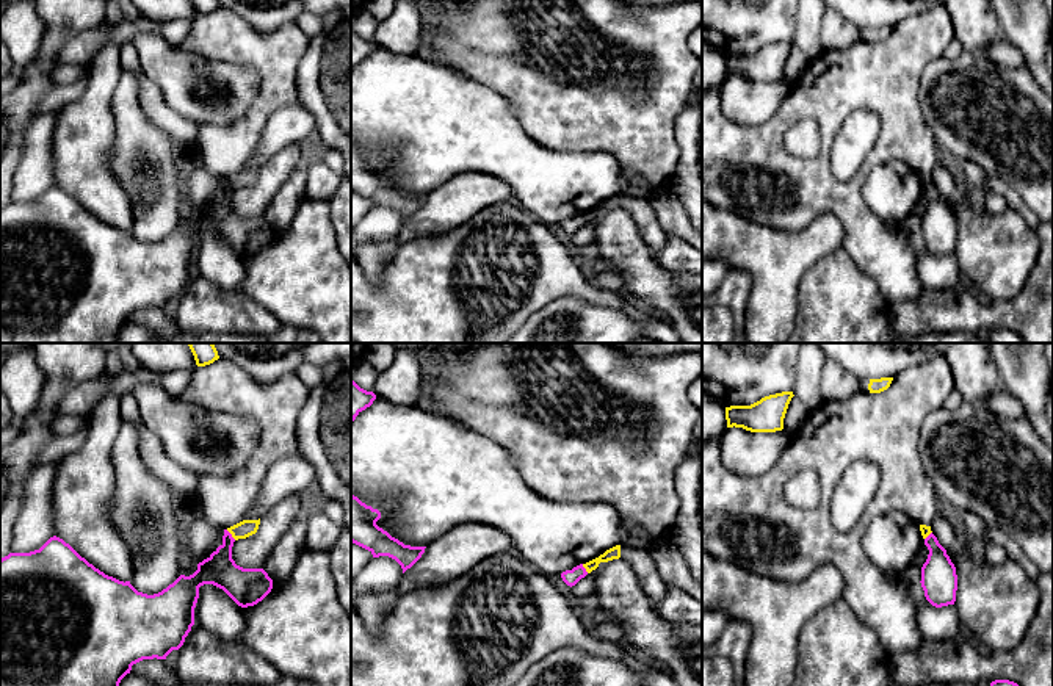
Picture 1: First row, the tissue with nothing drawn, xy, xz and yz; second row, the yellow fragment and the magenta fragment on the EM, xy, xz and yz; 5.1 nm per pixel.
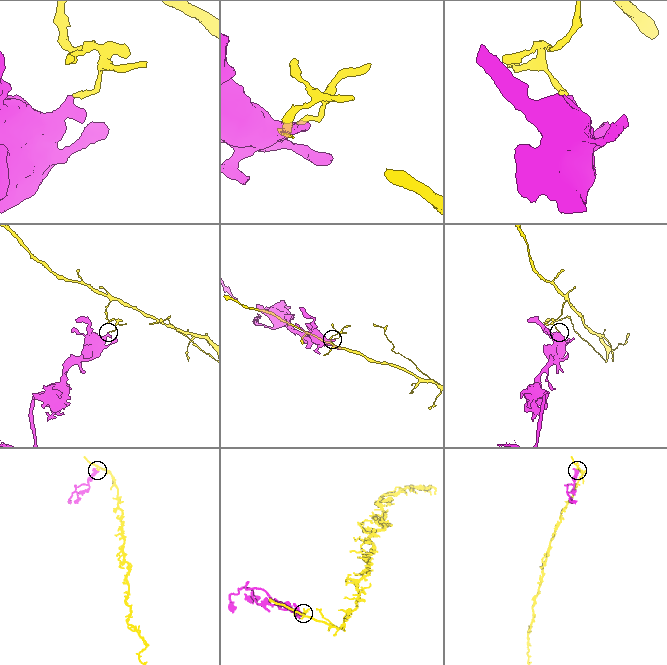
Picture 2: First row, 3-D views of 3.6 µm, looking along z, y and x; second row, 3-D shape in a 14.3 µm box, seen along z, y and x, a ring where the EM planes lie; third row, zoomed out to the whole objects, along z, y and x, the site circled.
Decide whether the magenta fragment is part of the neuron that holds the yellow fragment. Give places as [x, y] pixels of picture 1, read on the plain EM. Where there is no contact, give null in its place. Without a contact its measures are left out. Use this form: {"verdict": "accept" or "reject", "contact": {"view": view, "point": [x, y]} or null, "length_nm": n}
{"verdict": "reject", "contact": {"view": "xy", "point": [231, 182]}, "length_nm": 80}

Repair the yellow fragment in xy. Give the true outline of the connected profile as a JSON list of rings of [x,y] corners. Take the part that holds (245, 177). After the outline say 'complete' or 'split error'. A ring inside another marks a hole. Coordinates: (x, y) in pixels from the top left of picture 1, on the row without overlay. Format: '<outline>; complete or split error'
[[[260,168],[259,169],[243,169],[233,175],[227,177],[227,180],[232,183],[232,186],[235,190],[238,190],[238,188],[246,188],[246,186],[255,183],[259,179],[259,174],[260,174]]]; complete

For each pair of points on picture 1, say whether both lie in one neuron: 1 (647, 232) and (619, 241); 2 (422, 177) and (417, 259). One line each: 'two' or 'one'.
1: two
2: two

